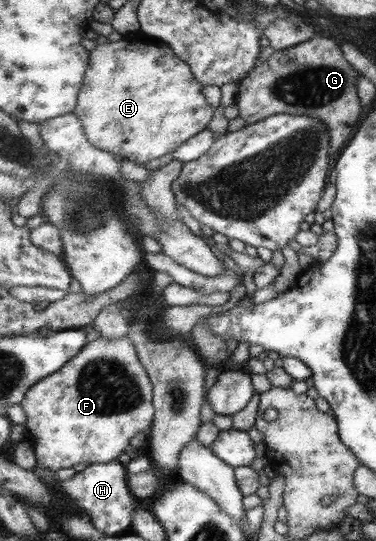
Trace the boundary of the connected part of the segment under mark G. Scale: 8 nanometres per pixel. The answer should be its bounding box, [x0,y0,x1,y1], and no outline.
[234,34,360,158]

